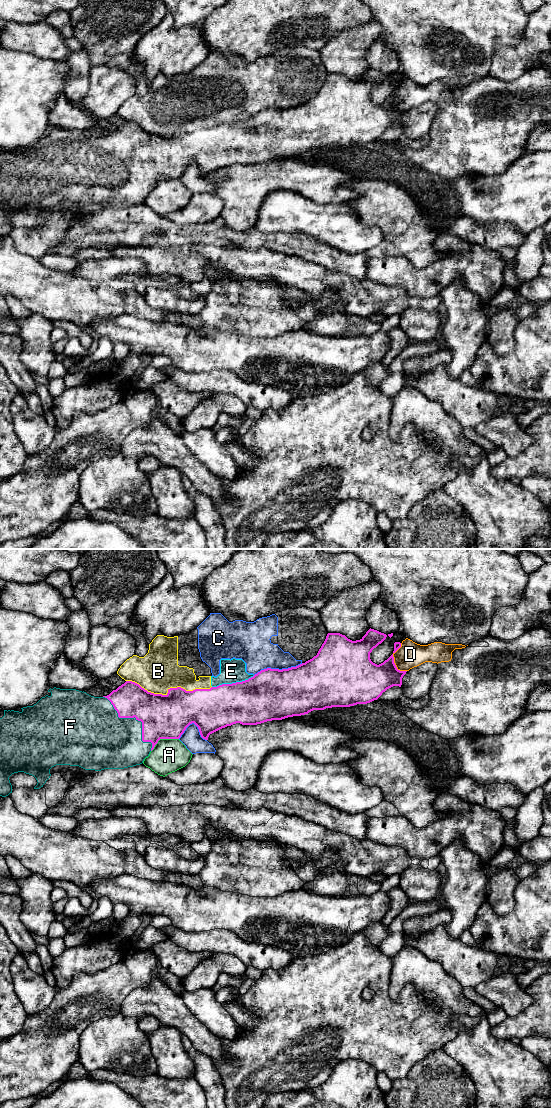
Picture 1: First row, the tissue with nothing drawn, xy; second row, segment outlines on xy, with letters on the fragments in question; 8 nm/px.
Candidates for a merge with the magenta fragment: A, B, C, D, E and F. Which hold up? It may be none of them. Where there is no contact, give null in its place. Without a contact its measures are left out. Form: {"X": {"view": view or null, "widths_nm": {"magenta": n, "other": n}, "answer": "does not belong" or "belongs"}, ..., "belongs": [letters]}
{"A": {"view": "xy", "widths_nm": {"magenta": 360, "other": 280}, "answer": "does not belong"}, "B": {"view": "xy", "widths_nm": {"magenta": 360, "other": 320}, "answer": "does not belong"}, "C": {"view": "xy", "widths_nm": {"magenta": 420, "other": 280}, "answer": "does not belong"}, "D": {"view": "xy", "widths_nm": {"magenta": 280, "other": 200}, "answer": "does not belong"}, "E": {"view": "xy", "widths_nm": {"magenta": 380, "other": 190}, "answer": "does not belong"}, "F": {"view": "xy", "widths_nm": {"magenta": 360, "other": 400}, "answer": "belongs"}, "belongs": ["F"]}

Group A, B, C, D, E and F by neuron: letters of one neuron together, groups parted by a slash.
A / B C E / D / F

